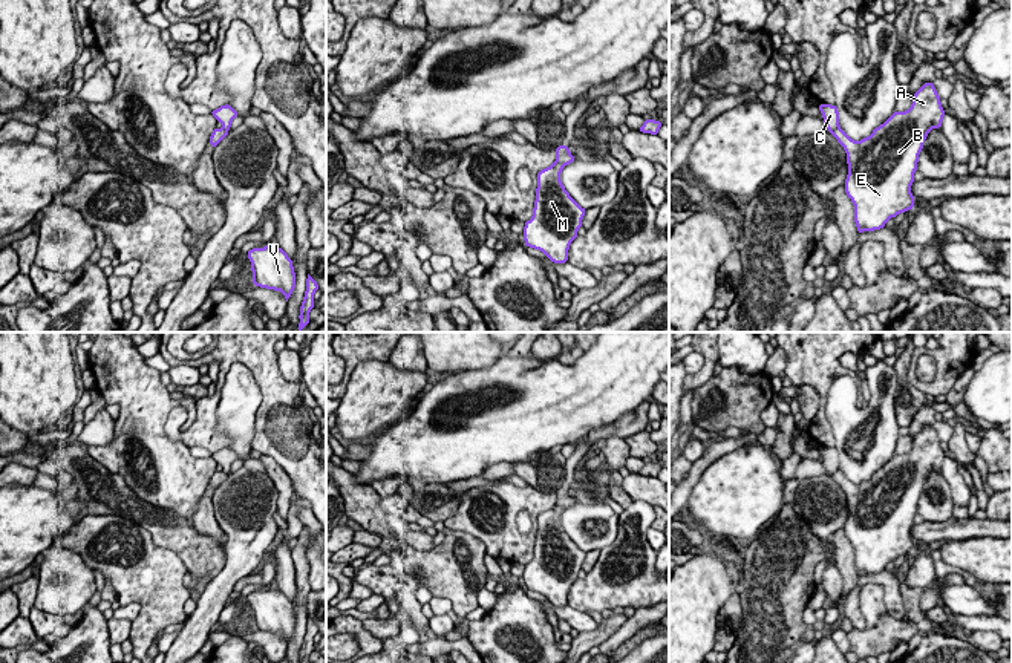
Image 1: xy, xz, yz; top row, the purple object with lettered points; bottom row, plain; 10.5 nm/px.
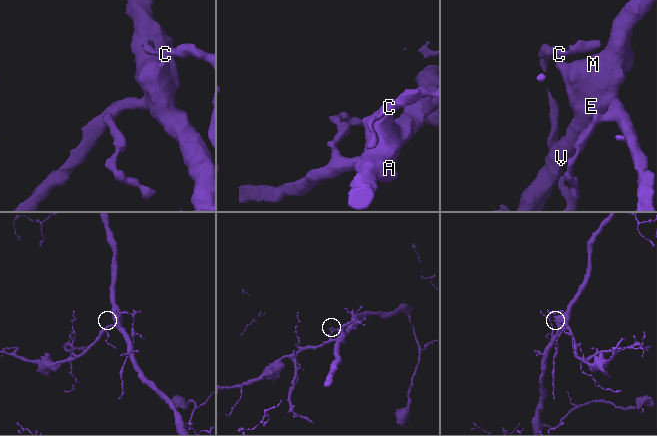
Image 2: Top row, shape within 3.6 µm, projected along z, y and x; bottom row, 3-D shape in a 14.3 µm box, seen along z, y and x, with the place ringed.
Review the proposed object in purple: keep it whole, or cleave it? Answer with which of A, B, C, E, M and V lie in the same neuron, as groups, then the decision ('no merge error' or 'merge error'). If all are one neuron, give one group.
groups A B E M V / C; merge error

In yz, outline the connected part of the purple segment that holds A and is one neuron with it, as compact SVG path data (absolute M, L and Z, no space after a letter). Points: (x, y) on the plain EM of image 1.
M923 426L912 439L911 452L894 455L868 481L857 485L839 469L828 473L847 496L845 536L854 548L857 576L880 573L891 560L914 551L911 527L914 525L923 484L932 472L942 470L945 453L940 443L934 426Z

